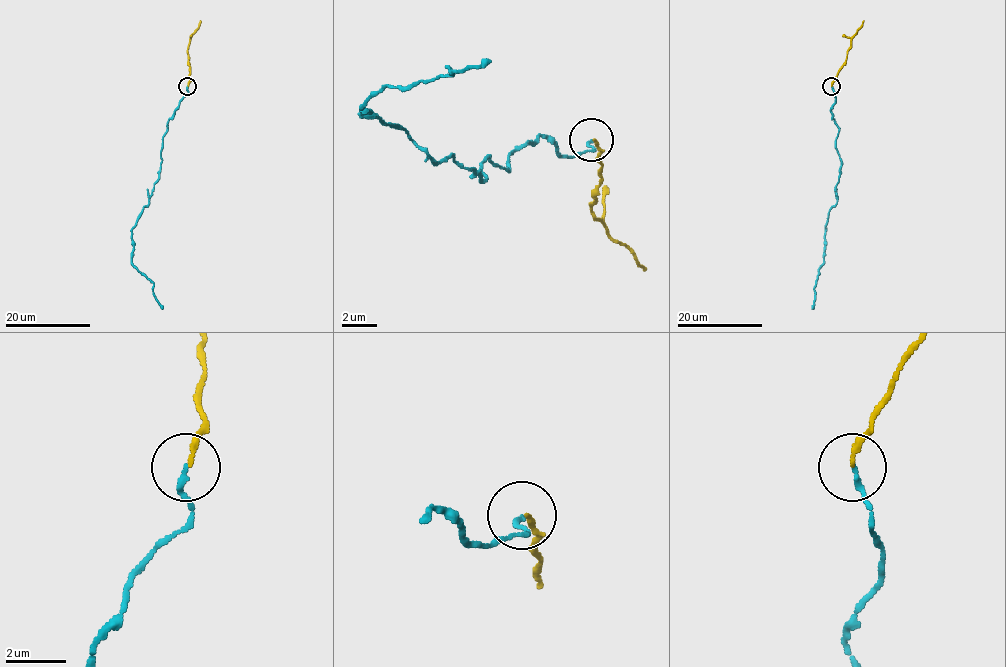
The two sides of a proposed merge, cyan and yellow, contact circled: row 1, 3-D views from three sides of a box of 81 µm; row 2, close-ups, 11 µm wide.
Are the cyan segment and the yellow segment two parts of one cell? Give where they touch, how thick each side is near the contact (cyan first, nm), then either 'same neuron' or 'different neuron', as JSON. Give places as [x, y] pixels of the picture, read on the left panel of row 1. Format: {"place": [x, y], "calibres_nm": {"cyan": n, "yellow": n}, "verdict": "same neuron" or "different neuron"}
{"place": [187, 86], "calibres_nm": {"cyan": 160, "yellow": 160}, "verdict": "same neuron"}

